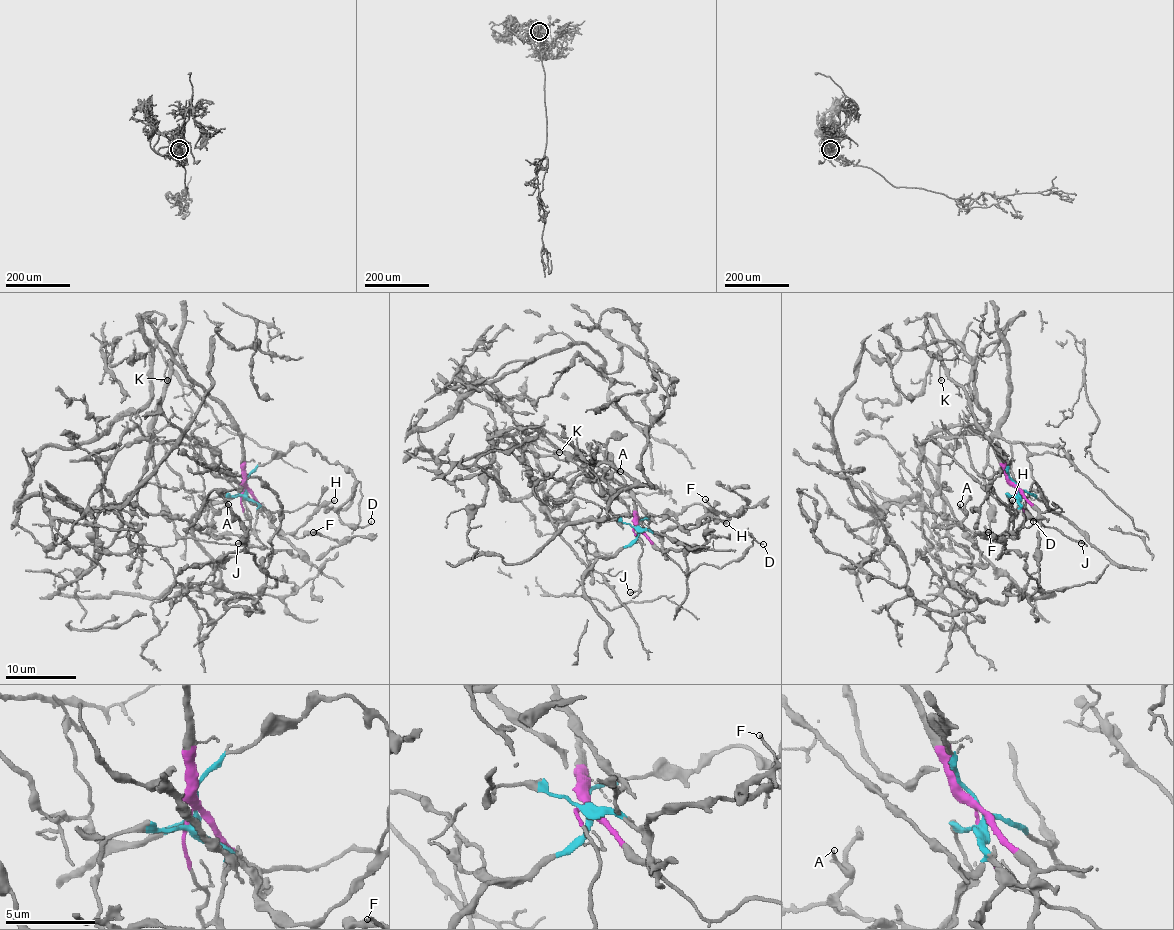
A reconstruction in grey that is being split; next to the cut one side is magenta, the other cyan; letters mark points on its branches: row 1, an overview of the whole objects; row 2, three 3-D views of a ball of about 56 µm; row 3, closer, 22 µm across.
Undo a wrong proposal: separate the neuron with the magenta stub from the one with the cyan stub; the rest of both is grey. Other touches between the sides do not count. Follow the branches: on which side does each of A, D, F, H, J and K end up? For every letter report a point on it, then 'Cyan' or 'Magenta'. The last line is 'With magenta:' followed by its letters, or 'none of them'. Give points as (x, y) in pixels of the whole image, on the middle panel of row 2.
A: Place: (620, 471). Cyan
D: Place: (763, 544). Magenta
F: Place: (705, 499). Cyan
H: Place: (726, 523). Cyan
J: Place: (630, 592). Magenta
K: Place: (559, 452). Magenta
With magenta: D, J, K

